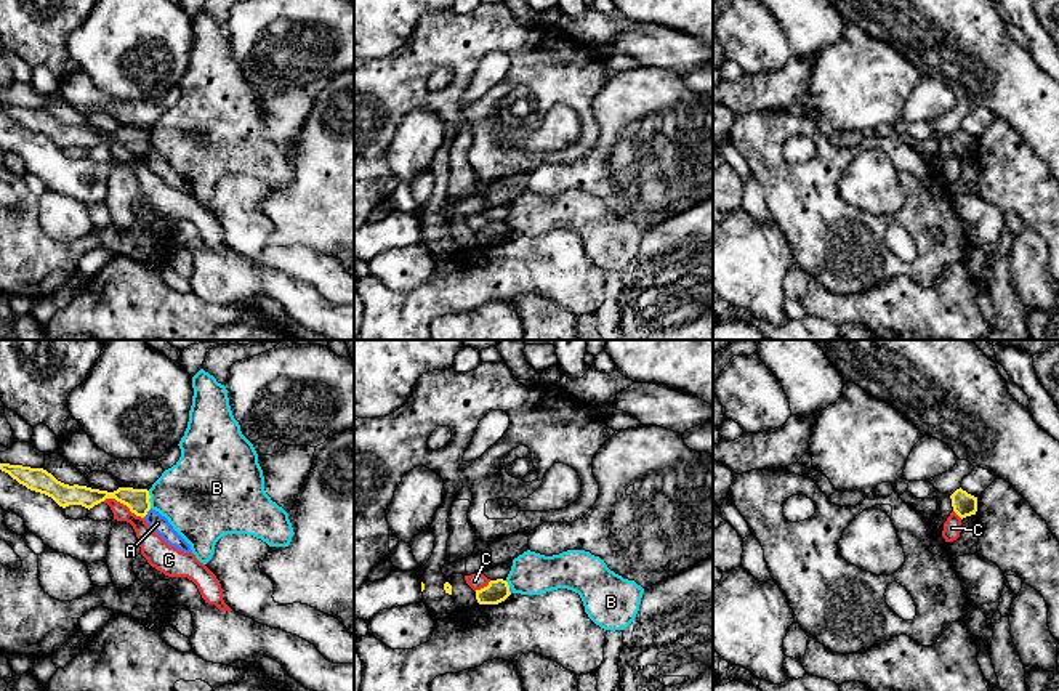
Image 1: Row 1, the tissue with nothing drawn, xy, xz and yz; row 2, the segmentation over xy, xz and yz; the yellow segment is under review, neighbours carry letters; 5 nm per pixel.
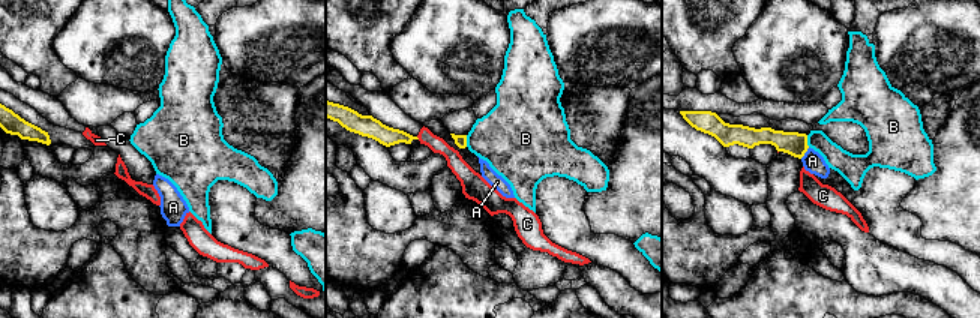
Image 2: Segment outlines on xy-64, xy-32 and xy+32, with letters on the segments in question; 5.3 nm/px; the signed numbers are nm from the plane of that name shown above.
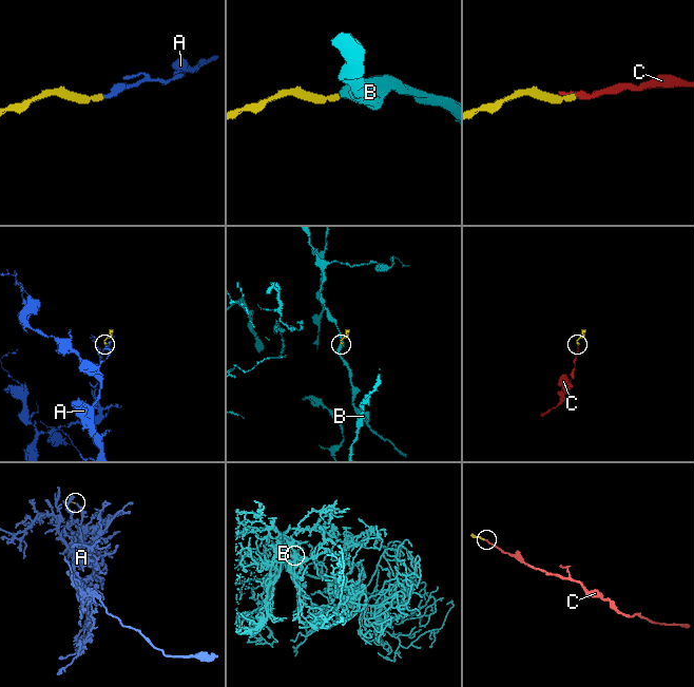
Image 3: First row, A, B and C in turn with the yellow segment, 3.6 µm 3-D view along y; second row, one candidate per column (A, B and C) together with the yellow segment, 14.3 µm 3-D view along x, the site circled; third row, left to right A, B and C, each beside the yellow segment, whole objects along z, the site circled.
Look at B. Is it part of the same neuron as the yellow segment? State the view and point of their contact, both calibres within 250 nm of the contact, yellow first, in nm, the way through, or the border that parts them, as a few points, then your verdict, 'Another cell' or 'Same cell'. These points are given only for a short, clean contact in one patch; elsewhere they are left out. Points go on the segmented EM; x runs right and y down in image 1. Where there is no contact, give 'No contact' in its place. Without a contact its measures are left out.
Touches yellow at xy (149, 497). Thickness 110 nm (yellow) against 400 nm. Boundary: xy (148, 491), (151, 507). Another cell

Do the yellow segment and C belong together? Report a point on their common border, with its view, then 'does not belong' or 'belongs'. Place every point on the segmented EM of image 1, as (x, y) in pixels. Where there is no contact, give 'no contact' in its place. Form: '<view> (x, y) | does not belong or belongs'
xy (124, 504) | does not belong

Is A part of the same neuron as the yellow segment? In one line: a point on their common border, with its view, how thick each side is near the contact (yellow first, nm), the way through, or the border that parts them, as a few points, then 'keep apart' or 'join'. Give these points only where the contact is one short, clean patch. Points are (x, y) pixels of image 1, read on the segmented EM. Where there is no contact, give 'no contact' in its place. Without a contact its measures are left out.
contact xy (146, 513); calibres 110 and 90 nm; border xy (151, 509), (143, 517); keep apart

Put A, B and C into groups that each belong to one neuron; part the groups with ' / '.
A / B / C

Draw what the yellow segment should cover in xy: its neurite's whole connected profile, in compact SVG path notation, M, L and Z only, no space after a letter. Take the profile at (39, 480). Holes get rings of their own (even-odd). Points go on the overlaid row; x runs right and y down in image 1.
M0 463L0 470L27 489L51 497L62 508L69 505L82 505L90 510L106 499L115 499L141 518L151 510L151 495L147 489L119 487L114 492L107 492L79 484L64 484L43 468Z

